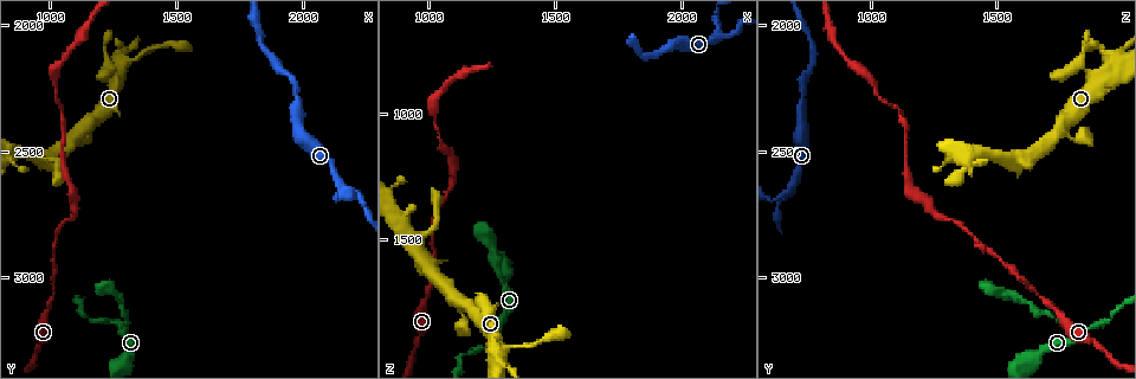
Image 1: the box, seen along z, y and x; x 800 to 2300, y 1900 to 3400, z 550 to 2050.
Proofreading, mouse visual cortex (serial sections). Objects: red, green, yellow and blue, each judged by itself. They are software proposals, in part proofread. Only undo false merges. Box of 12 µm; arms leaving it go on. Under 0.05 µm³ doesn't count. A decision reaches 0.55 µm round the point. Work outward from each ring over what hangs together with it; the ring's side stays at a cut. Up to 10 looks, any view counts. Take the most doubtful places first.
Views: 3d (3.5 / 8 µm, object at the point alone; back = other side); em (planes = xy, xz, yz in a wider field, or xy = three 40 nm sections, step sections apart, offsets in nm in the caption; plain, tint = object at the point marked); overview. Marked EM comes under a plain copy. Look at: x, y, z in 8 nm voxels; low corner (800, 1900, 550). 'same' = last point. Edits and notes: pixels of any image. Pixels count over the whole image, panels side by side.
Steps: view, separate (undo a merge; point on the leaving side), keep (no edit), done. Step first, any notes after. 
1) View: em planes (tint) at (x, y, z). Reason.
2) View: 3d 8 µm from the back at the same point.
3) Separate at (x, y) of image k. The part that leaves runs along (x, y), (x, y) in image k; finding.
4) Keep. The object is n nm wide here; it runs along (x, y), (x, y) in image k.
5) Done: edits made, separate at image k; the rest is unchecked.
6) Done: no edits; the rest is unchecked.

View: 3d 3.5 µm at (2160, 2640, 690). Three arms meet.

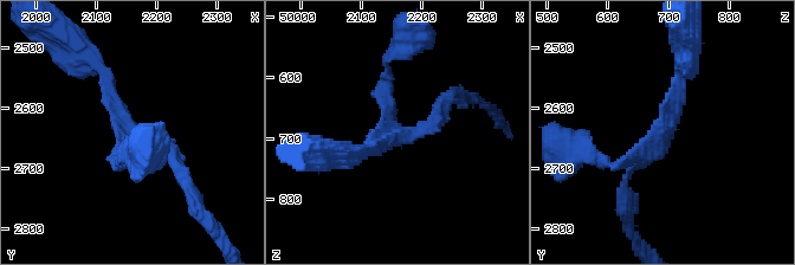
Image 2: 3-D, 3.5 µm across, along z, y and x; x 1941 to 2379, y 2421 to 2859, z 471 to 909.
View: em xy step 1 (tint) at (2155, 2630, 695). 3 arms meet here; the arms are 150, 150, 200 nm wide.

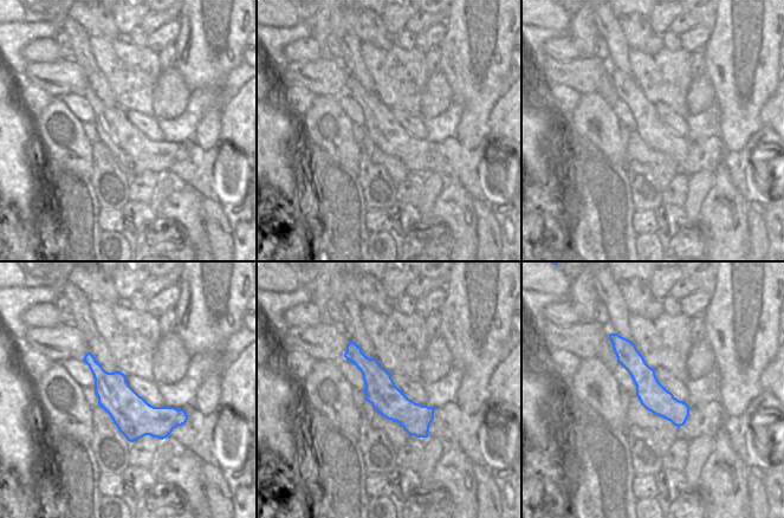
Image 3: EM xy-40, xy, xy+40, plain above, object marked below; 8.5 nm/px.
View: em planes (tint) at the same point.

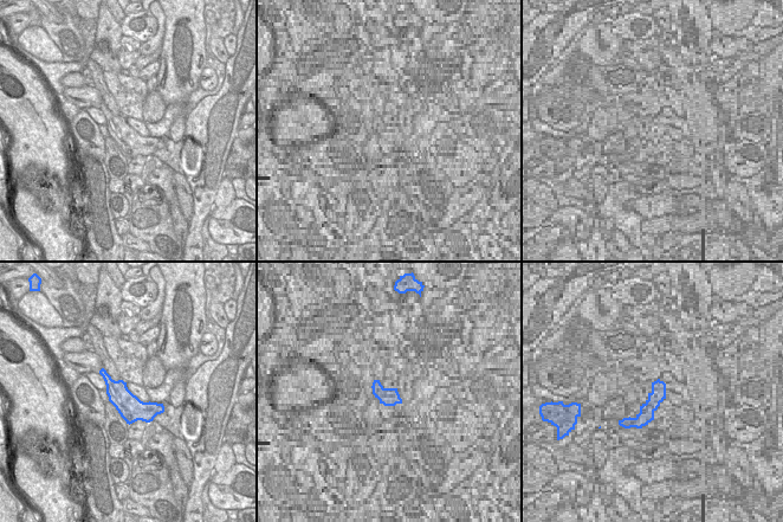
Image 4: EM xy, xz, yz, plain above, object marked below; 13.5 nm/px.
Keep. The object is 340 nm wide here; it runs along (95, 64), (124, 122), (182, 169) in image 2; all the same cell.

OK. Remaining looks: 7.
View: 3d 8 µm at (1280, 2180, 1950). Looks like a crossing.

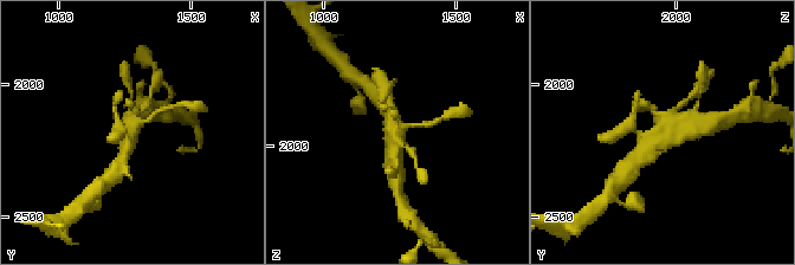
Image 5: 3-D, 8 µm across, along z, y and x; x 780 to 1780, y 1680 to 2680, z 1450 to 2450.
View: 3d 3.5 µm at (1260, 2190, 1930). Closer look.

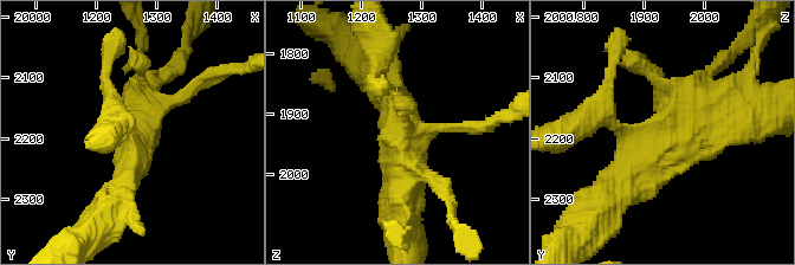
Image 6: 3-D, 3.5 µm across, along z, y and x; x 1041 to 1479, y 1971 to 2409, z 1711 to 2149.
View: em xy step 3 (tint) at (1270, 2185, 1935).

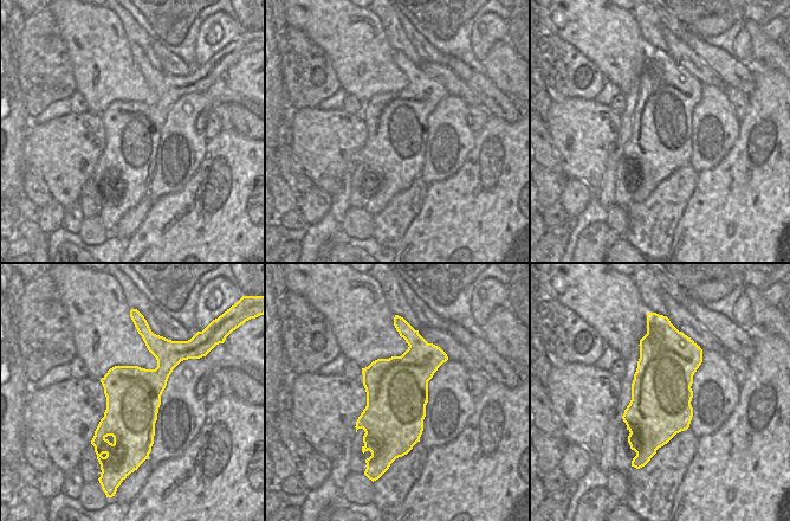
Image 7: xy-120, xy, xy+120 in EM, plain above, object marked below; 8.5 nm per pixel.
Keep. Continuous, no second cell.

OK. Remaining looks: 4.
View: 3d 3.5 µm at (1280, 3180, 1900). Abrupt turn.

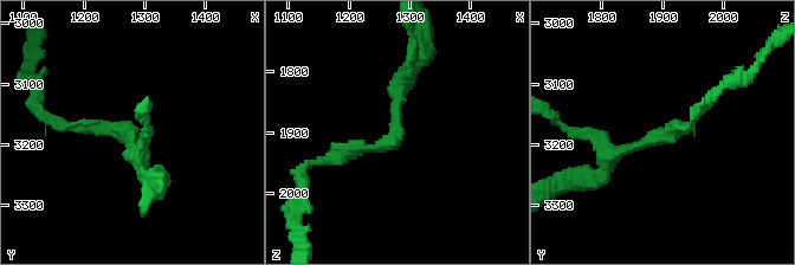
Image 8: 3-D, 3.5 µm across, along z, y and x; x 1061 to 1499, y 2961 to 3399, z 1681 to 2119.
View: em xy step 5 (tint) at (1280, 3180, 1905). The arms are 150, 200 nm wide; now the EM.

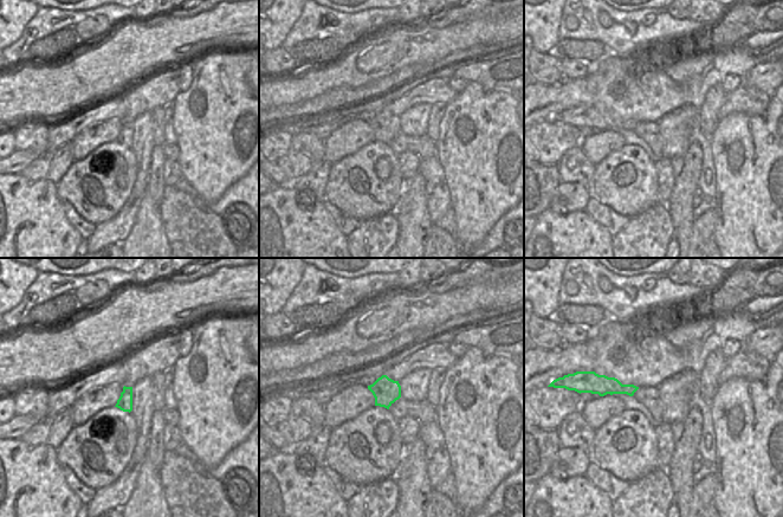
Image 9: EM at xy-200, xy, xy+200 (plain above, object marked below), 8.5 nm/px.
View: em xy step 1 (tint) at the same point.

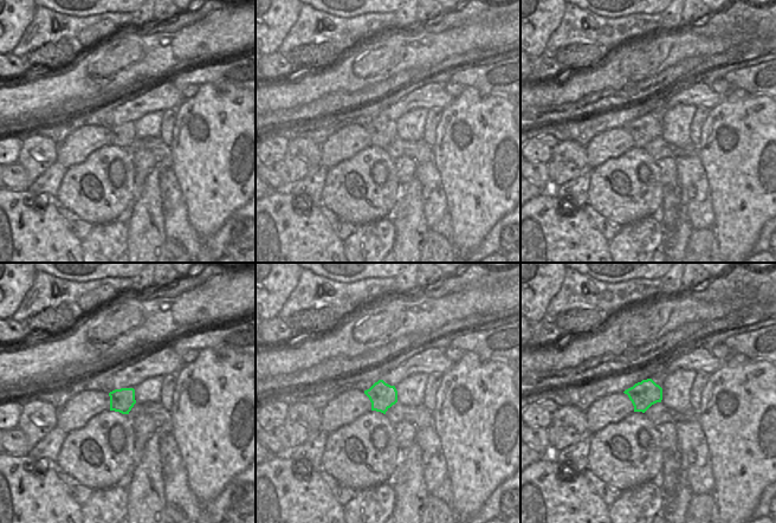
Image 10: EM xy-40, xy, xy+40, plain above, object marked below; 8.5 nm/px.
Keep. It runs along (406, 76), (395, 136), (323, 161) in image 8; all the same cell.

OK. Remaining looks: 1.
Done: no edits; the rest is unchecked.

